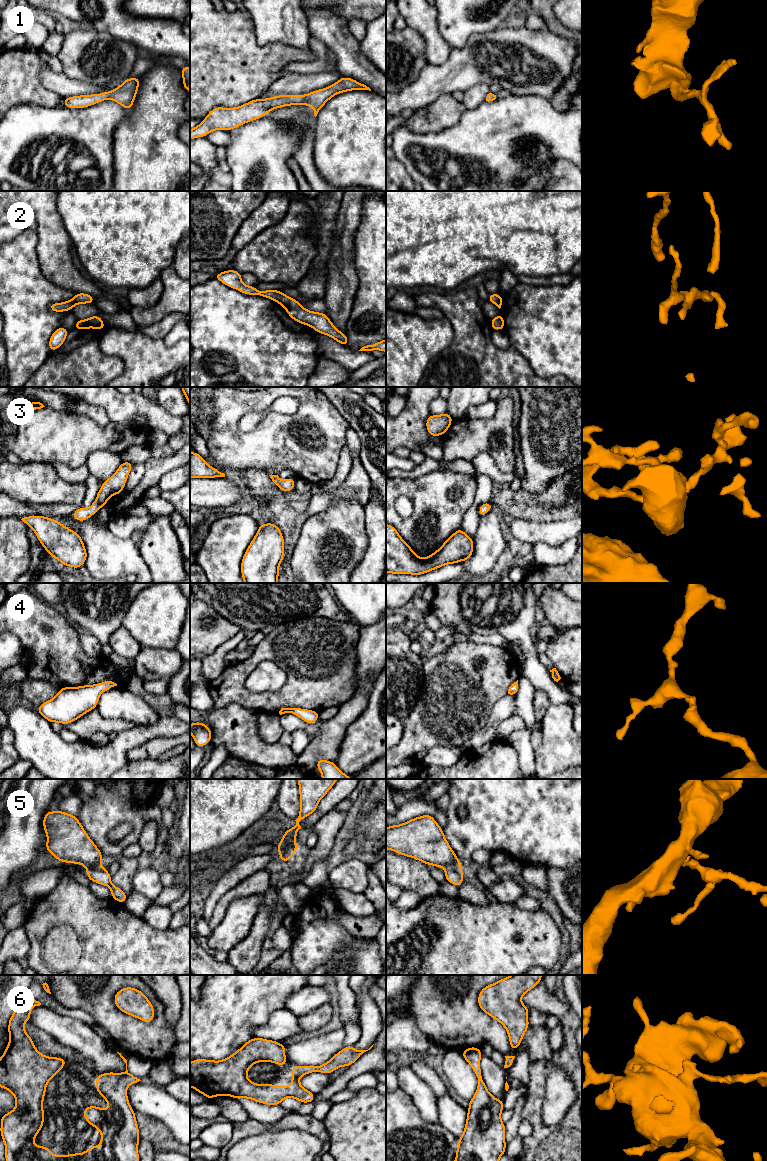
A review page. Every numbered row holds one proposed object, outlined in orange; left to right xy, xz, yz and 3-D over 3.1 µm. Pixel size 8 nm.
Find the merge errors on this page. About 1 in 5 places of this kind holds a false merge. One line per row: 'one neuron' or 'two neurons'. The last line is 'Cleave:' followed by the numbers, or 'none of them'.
1: one neuron
2: one neuron
3: one neuron
4: one neuron
5: two neurons
6: one neuron
Cleave: 5

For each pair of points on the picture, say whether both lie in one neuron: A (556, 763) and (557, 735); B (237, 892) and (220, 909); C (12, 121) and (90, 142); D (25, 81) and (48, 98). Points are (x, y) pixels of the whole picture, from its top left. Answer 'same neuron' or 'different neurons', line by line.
A: same neuron
B: same neuron
C: same neuron
D: same neuron

